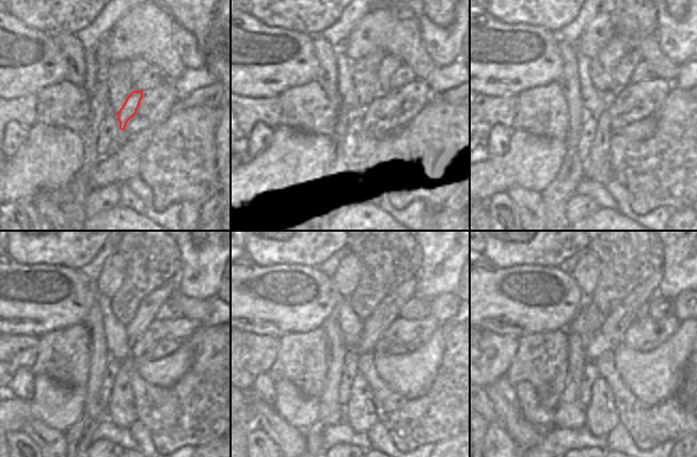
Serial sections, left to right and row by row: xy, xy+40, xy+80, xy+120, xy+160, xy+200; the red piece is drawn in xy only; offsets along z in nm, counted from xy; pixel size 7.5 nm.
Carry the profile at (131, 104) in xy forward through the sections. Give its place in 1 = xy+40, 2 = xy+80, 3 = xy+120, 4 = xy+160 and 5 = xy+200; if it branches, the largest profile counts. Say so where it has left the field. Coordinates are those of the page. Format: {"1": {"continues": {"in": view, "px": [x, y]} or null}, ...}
{"1": {"continues": {"in": "xy+40", "px": [366, 143]}}, "2": {"continues": {"in": "xy+80", "px": [598, 164]}}, "3": {"continues": {"in": "xy+120", "px": [120, 409]}}, "4": {"continues": {"in": "xy+160", "px": [360, 413]}}, "5": {"continues": {"in": "xy+200", "px": [601, 416]}}}

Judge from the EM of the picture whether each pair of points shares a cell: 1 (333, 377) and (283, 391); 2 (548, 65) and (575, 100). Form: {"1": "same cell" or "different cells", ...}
{"1": "different cells", "2": "different cells"}

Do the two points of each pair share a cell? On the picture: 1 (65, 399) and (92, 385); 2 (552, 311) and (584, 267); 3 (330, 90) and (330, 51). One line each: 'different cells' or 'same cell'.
1: different cells
2: different cells
3: same cell

